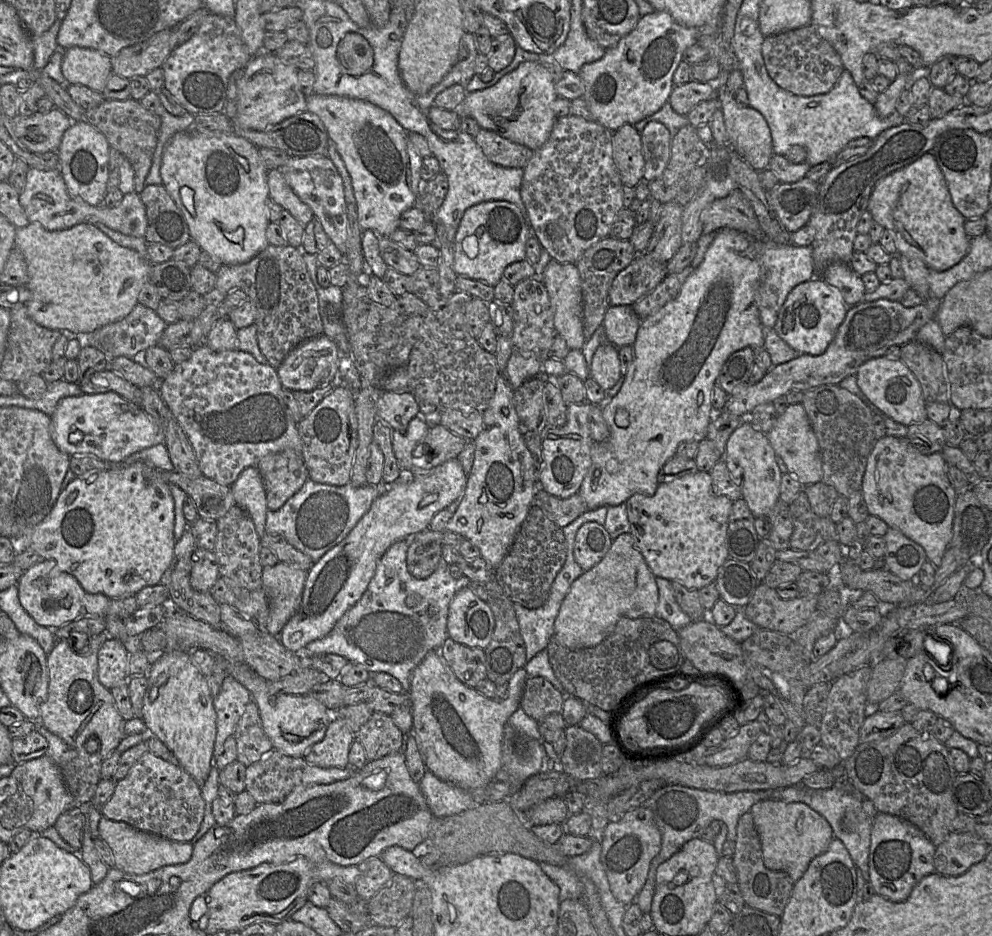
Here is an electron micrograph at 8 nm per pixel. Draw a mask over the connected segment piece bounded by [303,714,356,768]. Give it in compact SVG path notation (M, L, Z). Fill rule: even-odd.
M332 714L323 739L315 743L304 755L311 765L322 768L349 766L349 749L356 735L347 724Z

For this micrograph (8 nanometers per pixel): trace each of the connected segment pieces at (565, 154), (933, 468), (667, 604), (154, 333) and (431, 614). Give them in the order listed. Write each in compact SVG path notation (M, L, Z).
M567 115L556 118L547 141L523 168L521 197L530 226L549 255L559 263L576 263L595 243L610 236L617 213L624 208L622 182L613 159L613 132L594 120Z
M885 435L884 437L876 441L874 448L868 457L866 469L862 479L861 491L869 515L880 518L889 526L889 528L894 528L899 530L907 538L919 544L926 553L927 561L932 563L935 566L935 568L938 568L940 566L944 553L950 546L950 542L953 536L953 521L954 521L955 502L957 496L957 492L955 491L954 487L951 485L948 479L948 464L940 452L935 452L929 455L923 455L919 451L917 451L914 447L911 446L911 443L909 442L906 436L895 437L895 436Z
M656 577L658 587L658 603L656 606L655 615L666 620L675 631L687 626L692 622L692 619L681 609L677 603L671 581Z
M137 303L126 317L95 330L83 340L85 345L98 349L110 360L124 356L137 362L143 359L147 348L158 345L166 326L155 311Z
M414 536L395 542L386 550L361 598L326 636L304 648L308 656L338 654L349 663L362 665L371 675L377 672L388 673L399 680L402 690L409 696L413 670L430 651L438 650L449 637L449 604L455 594L468 587L470 582L465 576L453 578L444 561L440 561L429 577L413 577L407 569L406 557Z

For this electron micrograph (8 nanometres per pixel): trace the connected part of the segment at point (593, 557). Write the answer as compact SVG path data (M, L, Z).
M590 521L578 529L574 542L574 559L585 571L597 565L609 551L613 539L603 524Z

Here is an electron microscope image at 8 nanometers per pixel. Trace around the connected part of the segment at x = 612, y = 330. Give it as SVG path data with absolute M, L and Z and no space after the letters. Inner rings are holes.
M630 305L609 306L602 323L606 341L617 348L633 345L641 321Z

